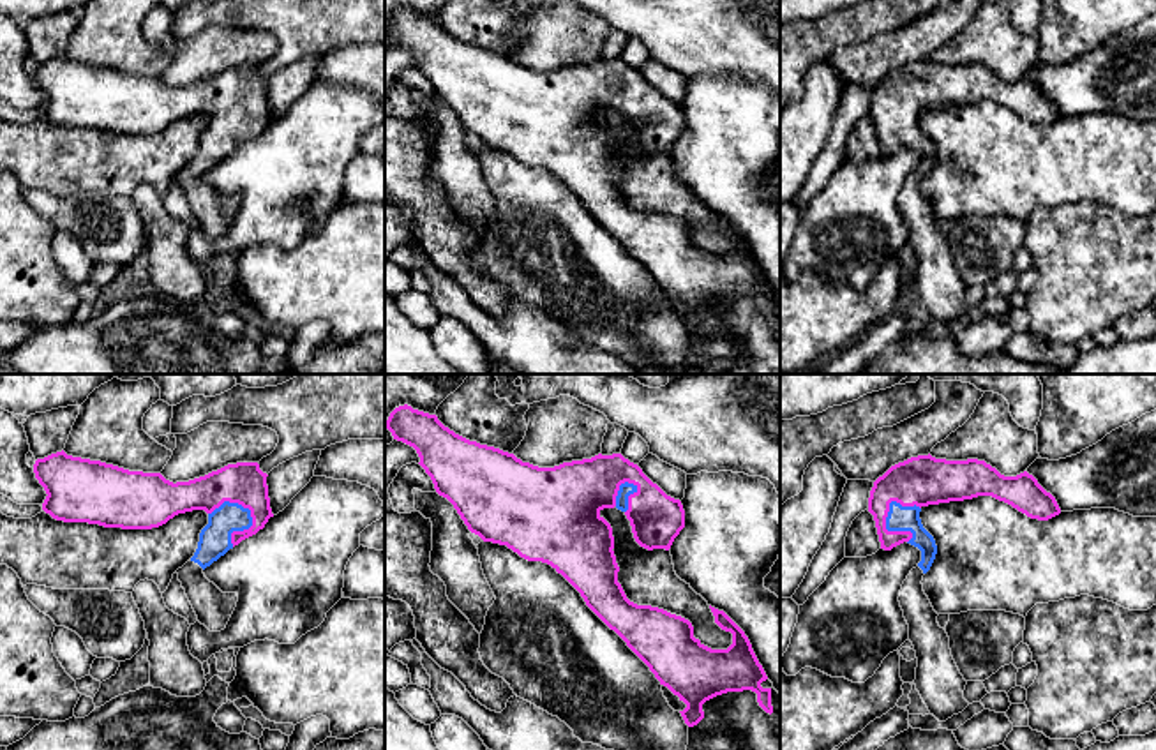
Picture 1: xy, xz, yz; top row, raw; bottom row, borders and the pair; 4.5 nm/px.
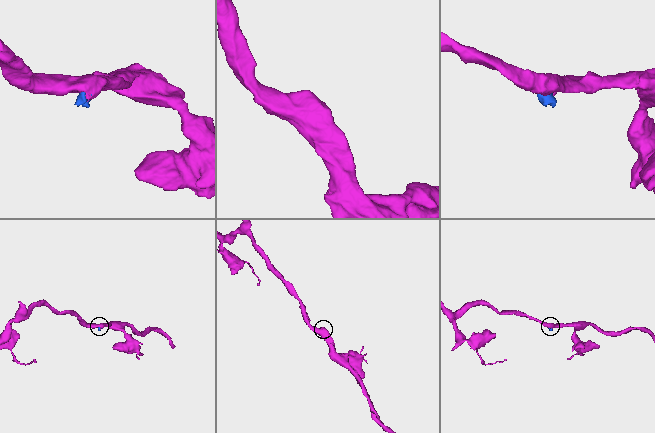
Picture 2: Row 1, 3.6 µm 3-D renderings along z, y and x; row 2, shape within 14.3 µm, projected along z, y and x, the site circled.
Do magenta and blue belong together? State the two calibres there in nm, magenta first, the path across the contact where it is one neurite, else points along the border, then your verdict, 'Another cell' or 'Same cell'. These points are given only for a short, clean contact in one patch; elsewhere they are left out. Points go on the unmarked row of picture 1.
Thickness 200 nm (magenta) against 110 nm. Path across: yz (913, 87), (890, 108), (890, 136), (899, 122). Same cell

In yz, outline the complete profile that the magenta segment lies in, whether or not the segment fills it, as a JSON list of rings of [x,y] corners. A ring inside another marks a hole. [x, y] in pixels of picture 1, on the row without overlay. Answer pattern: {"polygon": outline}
{"polygon": [[[930,58],[891,71],[874,86],[868,102],[881,154],[891,155],[907,146],[921,155],[921,166],[904,185],[898,206],[918,263],[916,295],[939,326],[969,311],[964,304],[967,286],[951,261],[950,242],[937,228],[939,219],[923,196],[921,185],[935,164],[937,150],[923,132],[920,116],[928,109],[978,101],[992,101],[1038,125],[1061,118],[1055,102],[1027,76],[1004,81],[985,65],[946,65]]]}

